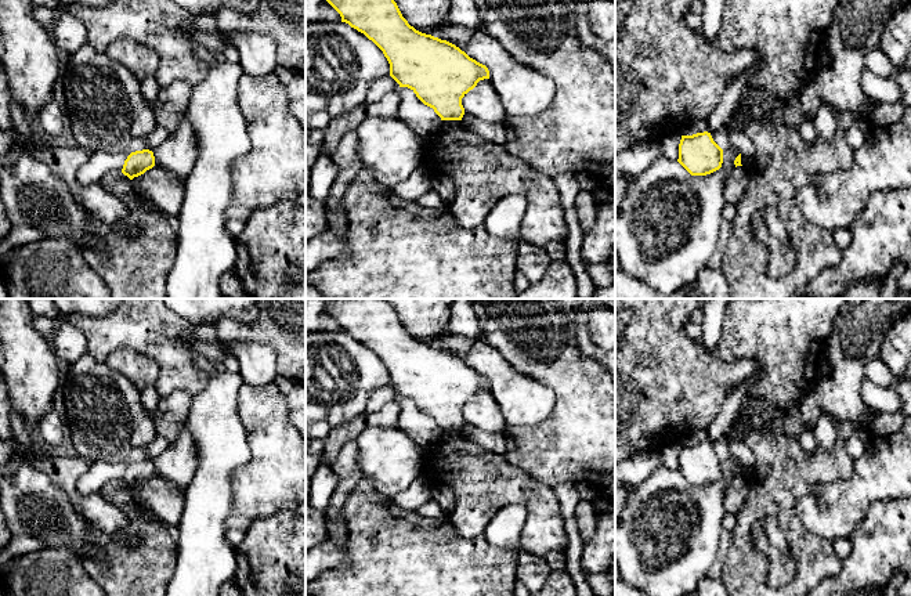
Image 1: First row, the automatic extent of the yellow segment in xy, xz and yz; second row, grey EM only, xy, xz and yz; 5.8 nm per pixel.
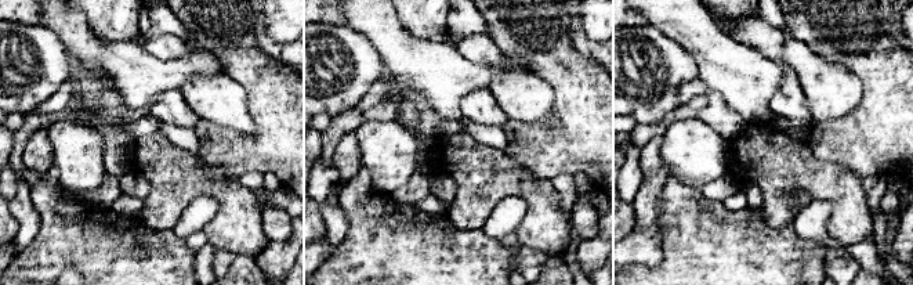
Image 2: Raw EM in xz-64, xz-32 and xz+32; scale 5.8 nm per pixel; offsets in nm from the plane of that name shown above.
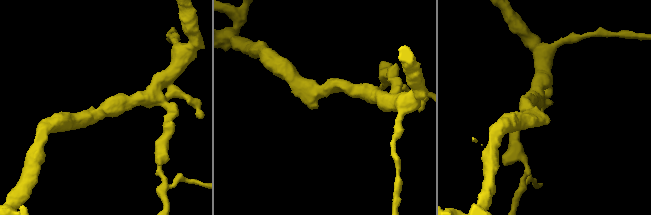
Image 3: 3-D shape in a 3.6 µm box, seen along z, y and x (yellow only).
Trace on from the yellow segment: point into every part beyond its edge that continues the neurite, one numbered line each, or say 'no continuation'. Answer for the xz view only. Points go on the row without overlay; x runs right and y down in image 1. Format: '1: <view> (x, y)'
no continuation

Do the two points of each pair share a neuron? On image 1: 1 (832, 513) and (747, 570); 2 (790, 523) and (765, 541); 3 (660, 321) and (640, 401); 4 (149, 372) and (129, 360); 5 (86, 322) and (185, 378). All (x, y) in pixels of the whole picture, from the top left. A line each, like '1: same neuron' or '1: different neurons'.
1: different neurons
2: different neurons
3: same neuron
4: same neuron
5: same neuron

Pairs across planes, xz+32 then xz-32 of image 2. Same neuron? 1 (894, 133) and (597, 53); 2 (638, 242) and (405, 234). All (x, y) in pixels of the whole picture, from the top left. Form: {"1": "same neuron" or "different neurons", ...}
{"1": "different neurons", "2": "different neurons"}

